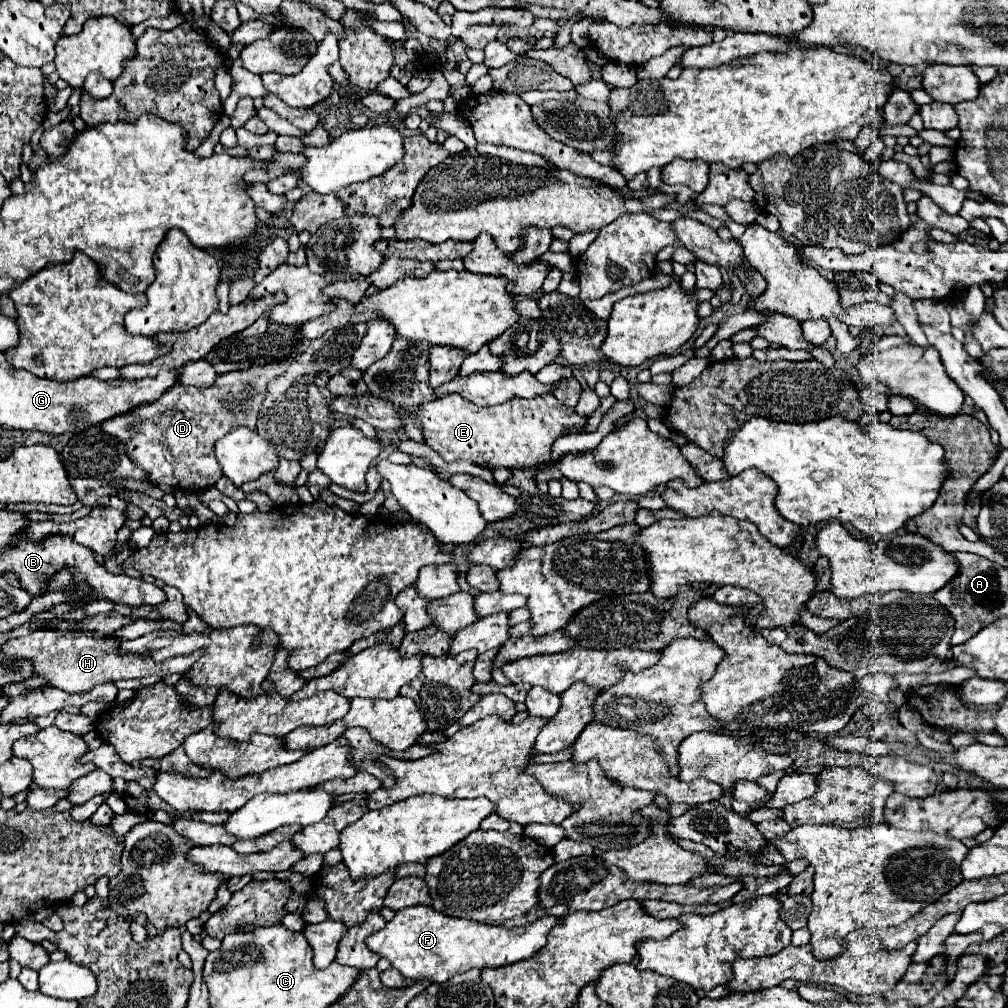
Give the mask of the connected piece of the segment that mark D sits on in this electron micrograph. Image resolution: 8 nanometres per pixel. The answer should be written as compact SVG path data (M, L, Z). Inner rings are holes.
M297 348L285 362L223 374L211 388L177 384L155 404L145 404L145 408L139 408L139 412L129 412L127 416L115 416L115 420L107 420L107 424L101 424L101 428L103 432L111 432L127 444L131 460L149 472L149 482L165 482L187 492L201 492L223 476L213 452L215 442L235 426L247 426L255 430L267 384L285 372L289 362L295 360L299 352L301 348ZM157 442L161 444L161 452L157 452Z

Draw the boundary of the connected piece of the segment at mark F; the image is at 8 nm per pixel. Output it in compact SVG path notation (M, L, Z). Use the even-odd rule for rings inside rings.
M409 906L395 914L387 926L367 938L367 946L387 958L405 978L431 980L435 984L463 974L471 968L499 968L519 960L527 960L547 942L551 928L559 926L559 916L543 916L519 928L505 928L467 918L453 918L433 910L431 906Z

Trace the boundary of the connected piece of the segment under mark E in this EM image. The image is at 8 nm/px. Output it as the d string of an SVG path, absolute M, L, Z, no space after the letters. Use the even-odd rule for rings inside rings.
M447 394L443 398L435 398L427 404L421 404L419 406L419 412L415 414L417 416L417 424L423 428L423 436L425 436L425 442L429 446L433 446L435 452L439 452L447 462L451 460L469 460L477 466L483 466L483 468L541 468L541 466L547 466L549 462L553 462L551 458L551 446L557 438L565 436L569 428L581 432L587 424L587 418L577 414L573 408L561 404L553 394L543 394L543 396L535 396L531 400L527 398L511 398L499 406L487 406L487 408L481 408L481 406L475 406L471 404L469 400L465 400L463 396L459 394Z

